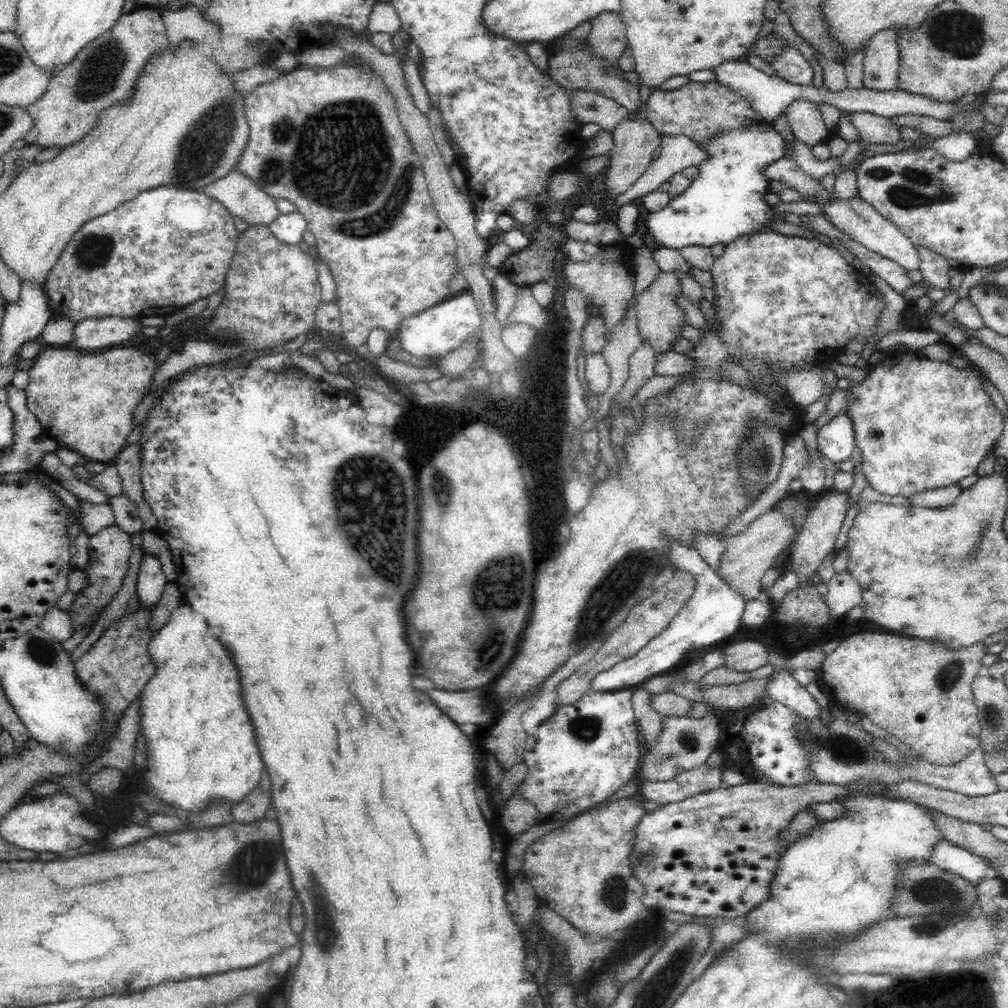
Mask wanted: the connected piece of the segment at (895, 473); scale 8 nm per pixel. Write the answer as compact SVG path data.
M919 352L887 354L864 382L854 386L845 412L853 422L868 485L888 496L910 498L920 492L958 485L962 479L976 475L978 466L1002 434L1002 414L980 388L980 374L976 370L956 370L950 364L930 361Z

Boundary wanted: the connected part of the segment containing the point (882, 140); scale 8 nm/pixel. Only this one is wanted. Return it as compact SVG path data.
M852 114L850 121L856 127L861 140L866 144L898 144L904 141L900 135L900 127L890 119L874 114Z

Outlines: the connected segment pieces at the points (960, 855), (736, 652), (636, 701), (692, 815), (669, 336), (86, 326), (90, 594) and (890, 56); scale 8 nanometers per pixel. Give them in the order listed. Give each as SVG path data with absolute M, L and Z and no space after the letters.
M946 839L941 840L931 852L932 863L978 885L983 879L996 877L996 871L978 855L966 851L962 847L952 845Z
M734 642L722 648L725 666L738 672L752 672L768 664L770 648L760 642Z
M639 686L637 691L633 692L630 700L634 707L634 714L639 720L640 734L644 739L644 745L652 743L662 730L662 718L650 706L650 695L644 687Z
M748 781L731 787L721 786L644 814L634 828L636 834L630 842L632 850L626 859L632 875L644 885L645 901L655 912L668 910L731 922L769 898L774 868L780 863L779 836L795 814L810 804L838 803L838 800L848 798L853 798L852 789L835 784L774 787L764 782Z
M660 271L649 288L637 299L635 311L638 317L638 330L642 340L650 343L655 352L668 352L670 342L680 336L680 328L685 326L684 309L676 303L676 298L681 294L680 281L672 272Z
M105 316L81 320L74 329L69 346L84 352L102 352L142 334L139 318Z
M117 525L104 528L89 539L90 560L88 560L88 570L85 572L88 574L88 586L82 592L78 592L72 604L70 616L72 616L73 628L78 628L88 622L96 623L112 597L119 591L124 576L128 572L130 539L131 535Z
M887 27L874 34L866 43L868 50L863 59L863 86L878 92L894 90L897 88L900 48L898 45L898 27Z

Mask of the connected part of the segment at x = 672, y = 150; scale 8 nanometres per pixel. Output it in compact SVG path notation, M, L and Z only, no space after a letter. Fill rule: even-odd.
M684 135L661 137L660 156L650 163L646 172L634 181L622 194L616 196L616 204L622 206L653 190L670 176L681 173L689 166L698 166L707 159L707 152Z

